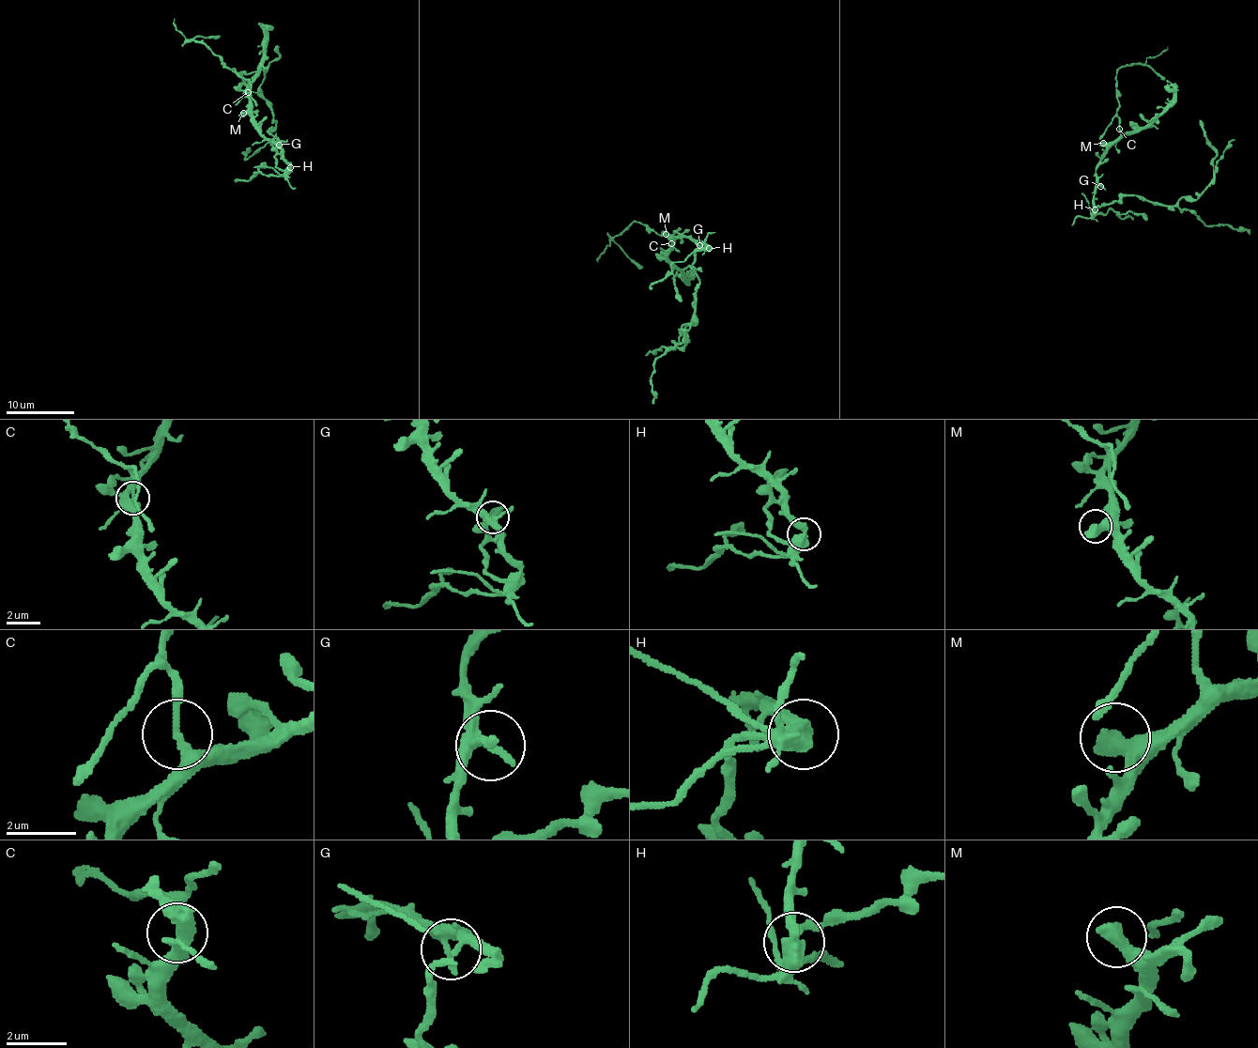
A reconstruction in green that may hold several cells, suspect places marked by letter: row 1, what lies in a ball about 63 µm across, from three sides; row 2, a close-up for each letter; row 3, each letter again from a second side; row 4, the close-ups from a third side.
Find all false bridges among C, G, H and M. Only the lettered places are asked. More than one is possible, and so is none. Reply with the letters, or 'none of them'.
C, H

